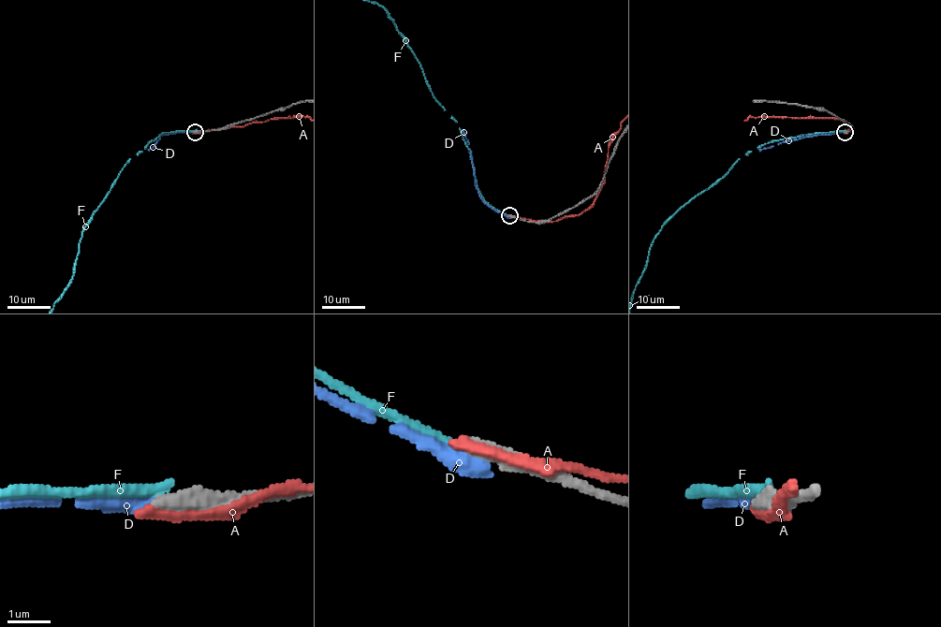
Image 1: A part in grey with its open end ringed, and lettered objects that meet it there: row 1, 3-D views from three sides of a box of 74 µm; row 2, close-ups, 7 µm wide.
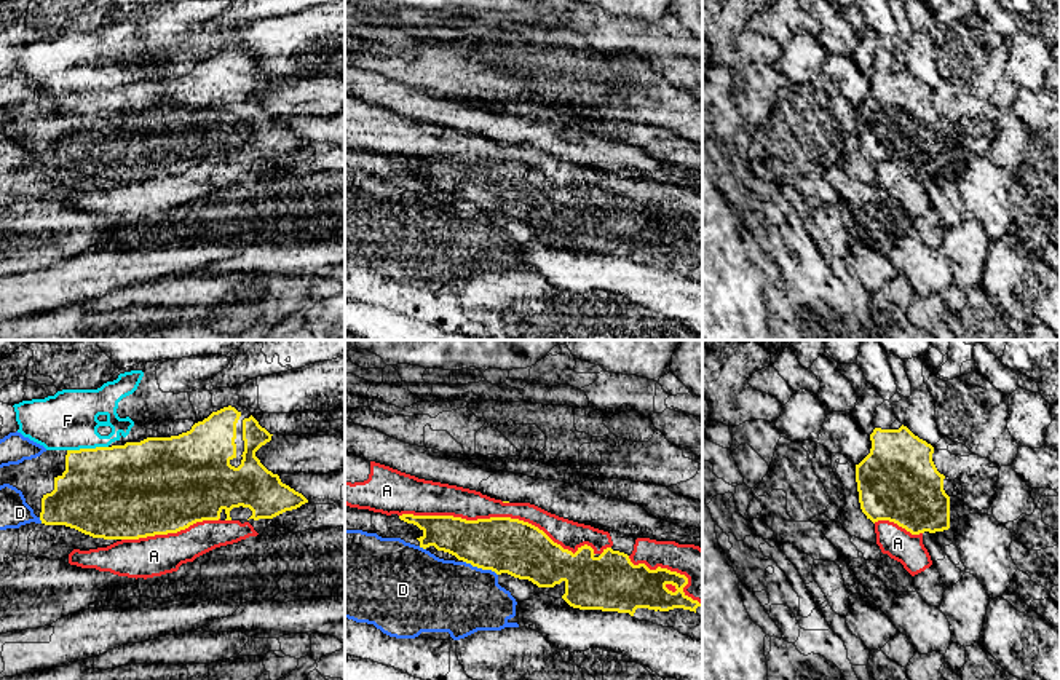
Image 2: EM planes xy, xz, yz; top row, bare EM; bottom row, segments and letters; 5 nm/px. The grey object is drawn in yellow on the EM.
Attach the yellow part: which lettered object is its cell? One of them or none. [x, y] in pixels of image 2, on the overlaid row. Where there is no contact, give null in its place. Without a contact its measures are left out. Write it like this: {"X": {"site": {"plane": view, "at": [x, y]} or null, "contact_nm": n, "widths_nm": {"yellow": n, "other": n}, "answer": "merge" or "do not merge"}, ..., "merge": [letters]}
{"A": {"site": {"plane": "xz", "at": [498, 517]}, "contact_nm": 1000, "widths_nm": {"yellow": 280, "other": 150}, "answer": "do not merge"}, "D": {"site": {"plane": "xz", "at": [481, 567]}, "contact_nm": 190, "widths_nm": {"yellow": 280, "other": 360}, "answer": "do not merge"}, "F": {"site": {"plane": "xy", "at": [87, 449]}, "contact_nm": 200, "widths_nm": {"yellow": 460, "other": 300}, "answer": "do not merge"}, "merge": []}

